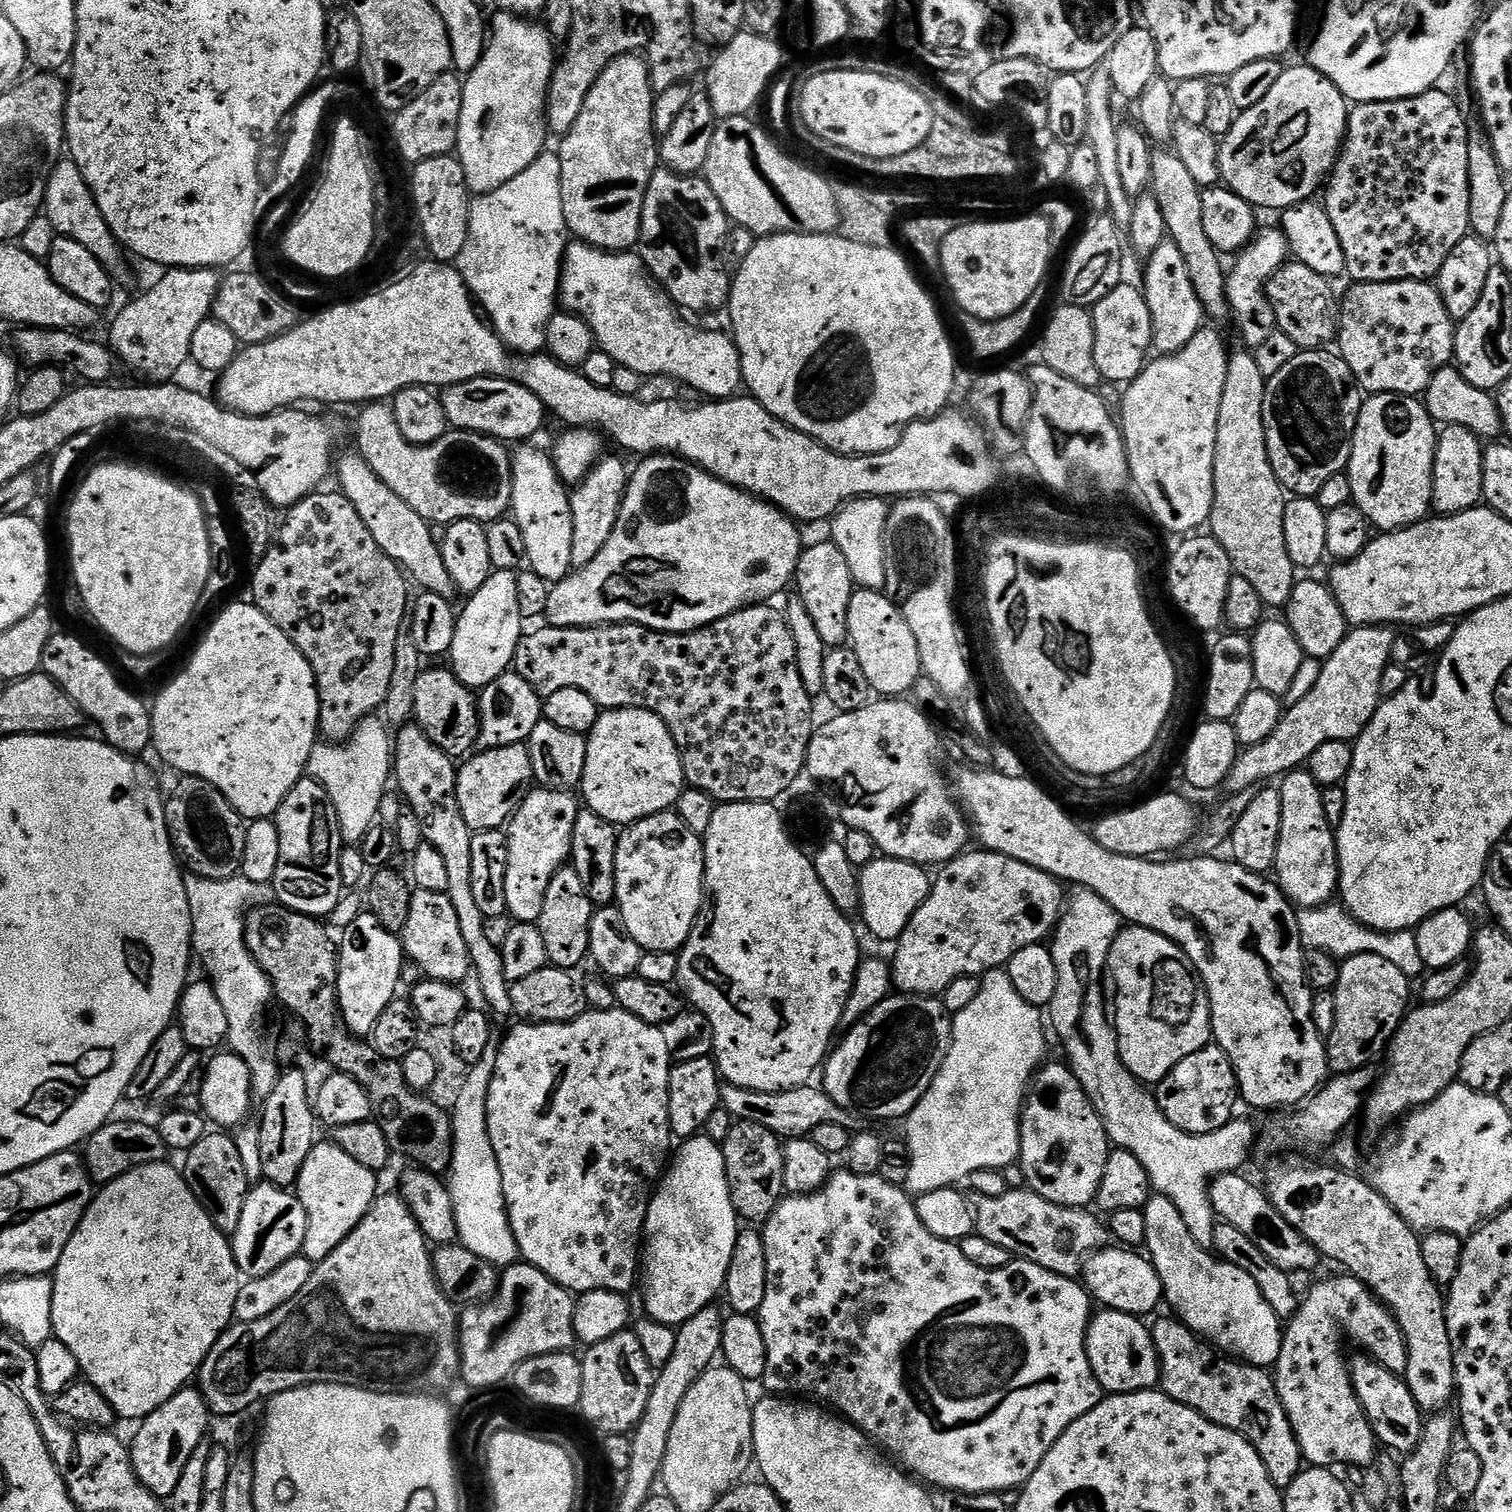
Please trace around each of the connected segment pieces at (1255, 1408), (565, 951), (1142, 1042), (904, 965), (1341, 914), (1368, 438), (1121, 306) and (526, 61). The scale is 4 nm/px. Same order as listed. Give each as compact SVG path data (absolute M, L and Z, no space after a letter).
M1176 1318L1160 1320L1156 1325L1153 1323L1150 1331L1160 1359L1159 1391L1174 1398L1182 1406L1202 1414L1210 1422L1244 1436L1246 1442L1250 1442L1250 1446L1258 1450L1258 1458L1262 1458L1266 1474L1270 1474L1274 1486L1281 1490L1290 1487L1302 1470L1302 1457L1290 1418L1276 1393L1275 1379L1263 1367L1252 1367L1221 1354Z
M565 866L555 872L554 878L546 888L542 914L539 915L536 923L546 945L548 961L553 967L573 971L587 959L590 922L595 909L577 871L571 866Z
M1121 927L1110 946L1106 976L1111 988L1110 1019L1116 1032L1120 1057L1130 1074L1134 1074L1141 1084L1159 1084L1162 1078L1166 1078L1166 1074L1170 1074L1170 1070L1174 1070L1174 1066L1178 1066L1178 1062L1182 1062L1182 1058L1190 1058L1190 1054L1213 1043L1208 994L1175 940L1149 928Z
M965 850L961 852L960 855L955 856L953 860L948 861L937 871L940 873L934 876L932 880L932 891L929 892L926 902L922 902L922 906L918 906L918 914L914 914L914 918L910 918L906 930L901 934L898 943L895 945L895 948L897 947L896 957L891 957L890 967L892 969L892 983L901 993L910 996L936 996L937 994L943 994L946 986L950 986L950 982L954 982L958 978L963 976L983 977L985 972L995 972L1003 969L1007 965L1008 959L1014 954L1018 954L1018 950L1022 950L1022 946L1034 946L1047 941L1060 922L1061 915L1066 907L1066 892L1064 896L1066 888L1061 881L1034 866L1026 866L1026 862L1018 862L1009 856L987 850L972 851Z
M1329 902L1316 908L1303 908L1297 911L1296 921L1300 944L1306 950L1318 950L1327 953L1337 961L1343 962L1358 954L1374 953L1380 958L1385 958L1398 969L1407 973L1423 971L1421 955L1418 954L1418 944L1415 933L1406 931L1376 932L1353 919L1338 902Z
M1377 392L1365 399L1352 439L1352 453L1348 459L1352 503L1366 514L1369 525L1376 530L1409 528L1429 515L1432 506L1432 471L1436 453L1437 425L1432 415L1417 397Z
M1121 282L1101 301L1090 308L1094 322L1094 362L1101 377L1112 384L1127 386L1150 359L1152 346L1152 315L1143 291L1128 282Z
M503 10L495 13L497 16L490 20L490 39L487 41L484 49L484 56L476 68L467 73L464 80L464 93L462 94L462 118L458 126L458 142L456 143L455 155L458 157L462 170L466 174L466 182L469 189L473 193L483 194L494 190L498 186L502 186L506 182L510 182L510 178L518 178L518 174L522 174L522 170L526 170L526 166L530 166L540 156L540 153L545 151L544 136L549 135L548 122L546 119L546 109L548 107L548 87L552 81L554 65L557 63L557 53L552 53L552 45L554 40L549 35L549 29L543 23L533 22L528 18L521 18L515 12L506 12Z

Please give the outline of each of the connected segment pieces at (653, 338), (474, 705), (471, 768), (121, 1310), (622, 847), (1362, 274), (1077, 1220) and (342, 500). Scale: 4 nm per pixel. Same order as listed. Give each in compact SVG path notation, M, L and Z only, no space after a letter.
M583 242L569 243L564 251L564 266L560 269L558 300L567 311L584 317L599 351L610 354L621 369L629 368L640 376L669 376L672 380L681 380L692 388L704 388L708 395L705 397L713 401L729 399L741 391L744 375L735 339L727 331L699 332L688 328L681 309L672 303L635 251L603 252Z
M425 667L421 671L414 683L412 715L414 723L438 750L453 758L464 758L477 747L480 738L480 705L473 689L463 685L453 671L444 668Z
M524 744L477 751L459 765L456 773L458 806L462 806L462 818L466 818L466 826L470 826L473 832L503 829L533 787L534 770Z
M168 1162L159 1164L143 1164L126 1174L122 1174L117 1180L112 1180L103 1185L93 1195L90 1206L78 1222L78 1230L74 1230L74 1238L62 1250L62 1258L58 1262L52 1281L52 1330L55 1339L61 1340L78 1358L83 1379L92 1384L110 1402L113 1413L124 1420L139 1422L145 1420L158 1406L165 1404L174 1394L189 1383L188 1380L197 1375L202 1362L210 1354L214 1342L227 1330L234 1320L234 1302L240 1293L242 1277L240 1268L232 1253L232 1241L206 1214L202 1202L190 1190L190 1186L184 1181L183 1171L179 1167L171 1168Z
M675 811L659 812L650 818L640 820L637 824L629 824L620 832L620 841L618 842L618 854L616 855L616 898L615 907L619 908L622 914L622 922L626 922L626 931L630 934L630 938L634 938L634 942L638 942L638 946L643 948L645 952L657 952L658 950L666 950L667 952L679 953L684 947L684 943L690 938L693 926L701 919L700 908L706 904L706 889L704 887L704 846L701 837L694 834L694 830L690 830L690 826L686 826L686 822L682 822L682 818L676 815Z
M1435 88L1430 91L1423 92L1420 95L1411 96L1409 99L1387 100L1384 103L1362 103L1356 104L1348 114L1348 133L1344 135L1344 143L1340 149L1340 154L1334 167L1332 167L1332 175L1326 181L1326 187L1322 192L1322 203L1324 208L1330 214L1330 222L1334 225L1334 234L1338 234L1338 242L1342 242L1342 254L1346 254L1345 273L1356 282L1365 284L1388 284L1391 280L1422 280L1427 281L1434 278L1440 272L1442 262L1446 262L1446 258L1450 254L1450 250L1454 250L1454 246L1458 246L1458 242L1462 242L1464 236L1470 232L1470 175L1469 175L1469 159L1467 157L1468 131L1469 121L1464 121L1464 112L1456 105L1455 100L1442 89Z
M1013 1187L1006 1194L1002 1194L1002 1198L986 1198L977 1192L971 1193L972 1216L976 1220L975 1235L1002 1246L1002 1250L1006 1250L1013 1258L1029 1260L1059 1276L1079 1277L1084 1261L1109 1243L1110 1233L1105 1221L1099 1215L1091 1216L1088 1208L1058 1206L1054 1202L1046 1202L1046 1198L1042 1198L1037 1192L1020 1188Z
M339 490L324 491L311 492L309 496L303 496L297 504L287 509L285 516L288 517L285 518L284 525L281 528L279 525L272 545L268 548L268 553L255 565L256 573L252 576L252 596L250 596L250 600L258 610L262 610L262 614L266 614L266 618L270 618L270 622L274 622L274 626L278 626L278 630L282 630L282 634L286 634L286 638L290 638L290 642L294 642L294 646L298 646L298 650L310 662L310 666L316 675L316 689L320 691L319 735L328 742L343 742L351 738L352 731L363 720L379 713L387 702L390 680L394 673L398 634L406 623L406 617L410 612L410 596L408 600L410 580L404 569L390 558L390 554L386 554L386 550L382 550L382 546L378 546L378 542L374 542L374 534L370 534L370 530L366 530L366 522L362 522L362 514L358 514L358 510L354 510L350 498L346 498L343 492Z

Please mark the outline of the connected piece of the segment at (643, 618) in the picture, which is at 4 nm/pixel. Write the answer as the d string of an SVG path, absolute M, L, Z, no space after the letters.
M653 454L639 461L637 468L631 469L628 478L628 489L618 514L618 522L614 526L614 534L610 534L610 542L602 546L598 558L590 562L590 566L577 568L565 580L558 580L552 584L552 593L546 613L546 620L553 628L595 628L598 624L641 624L653 628L656 632L692 632L695 628L705 628L715 620L726 618L743 608L750 608L754 604L769 603L784 587L793 583L796 567L800 561L802 543L797 521L781 512L768 501L743 492L733 484L718 479L711 472L683 460L675 454Z

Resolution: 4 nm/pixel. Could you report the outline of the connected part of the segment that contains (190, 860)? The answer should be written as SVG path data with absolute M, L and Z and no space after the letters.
M185 776L177 781L176 789L172 793L170 791L167 793L164 813L168 836L172 839L172 847L175 848L183 867L191 875L215 880L225 880L237 875L242 866L242 853L246 851L248 824L244 817L238 814L238 810L234 810L234 806L230 806L230 802L217 788L210 786L210 782L197 776Z

